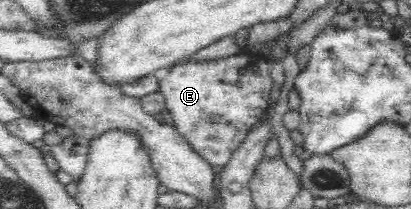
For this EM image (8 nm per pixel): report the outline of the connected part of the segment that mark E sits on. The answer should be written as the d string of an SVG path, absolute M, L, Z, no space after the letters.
M247 49L219 61L198 63L189 61L183 65L175 65L165 70L159 80L158 91L165 98L165 107L173 117L173 127L179 135L185 137L193 151L209 165L223 167L231 159L233 153L242 144L248 131L253 128L269 106L269 96L272 88L270 65L267 60L260 59Z

